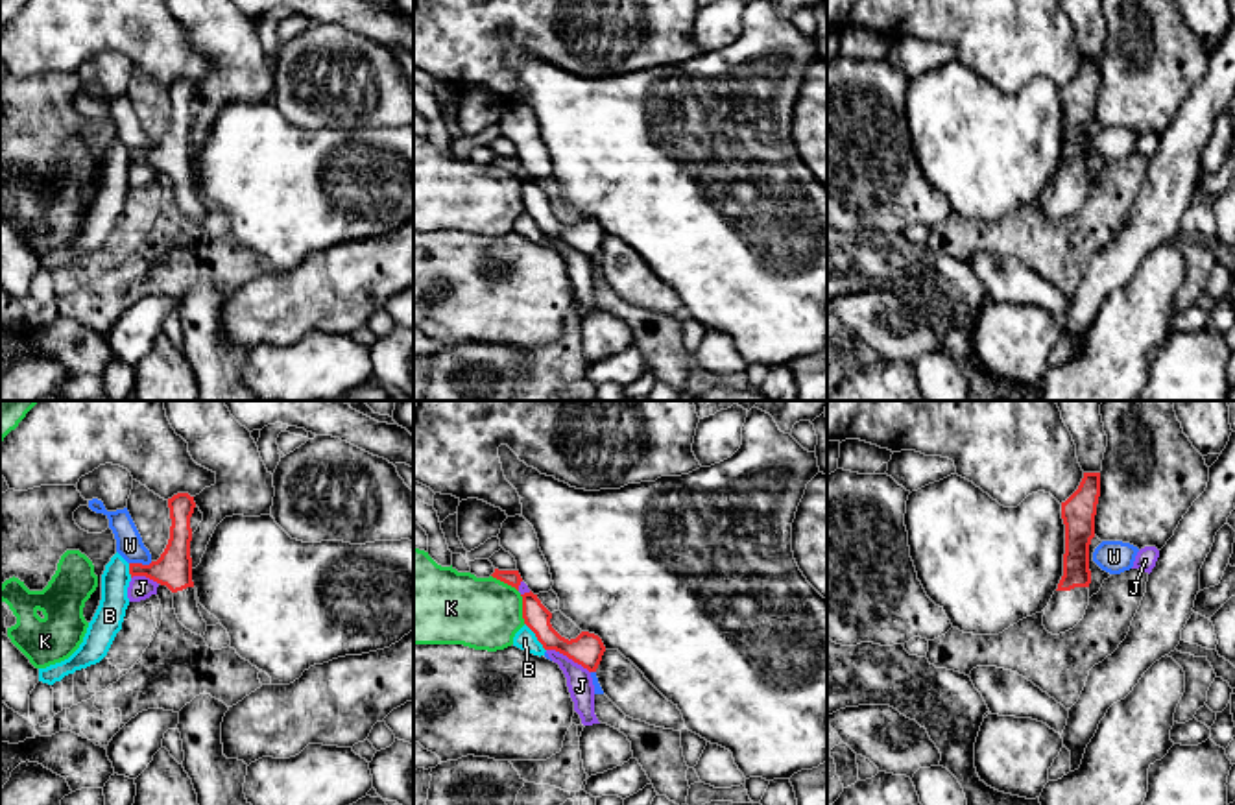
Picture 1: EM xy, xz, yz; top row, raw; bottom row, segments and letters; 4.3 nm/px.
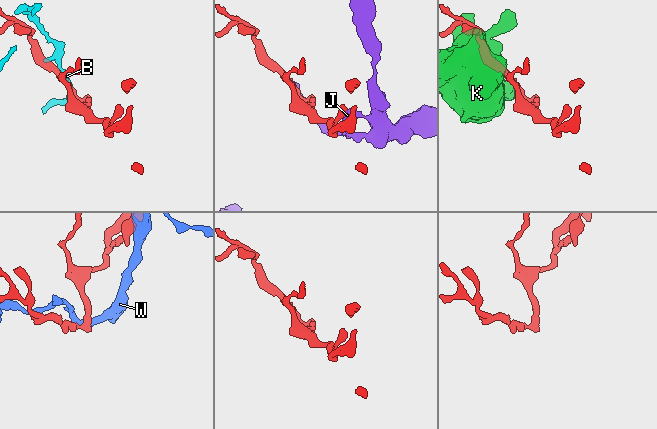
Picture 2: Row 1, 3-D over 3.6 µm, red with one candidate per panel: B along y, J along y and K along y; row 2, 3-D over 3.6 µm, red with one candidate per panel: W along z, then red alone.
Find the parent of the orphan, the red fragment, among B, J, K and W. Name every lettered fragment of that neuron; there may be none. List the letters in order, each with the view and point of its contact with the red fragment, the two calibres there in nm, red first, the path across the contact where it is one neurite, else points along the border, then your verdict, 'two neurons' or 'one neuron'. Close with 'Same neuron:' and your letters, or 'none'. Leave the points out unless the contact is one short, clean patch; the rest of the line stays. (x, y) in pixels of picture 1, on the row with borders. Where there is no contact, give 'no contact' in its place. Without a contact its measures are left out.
B: contact xz (536, 636); calibres 140 and 90 nm; border xz (525, 623), (545, 650); two neurons
J: contact xz (575, 661); calibres 140 and 110 nm; two neurons
K: contact xz (523, 610); calibres 110 and 320 nm; two neurons
W: contact xy (141, 564); calibres 160 and 120 nm; two neurons
Same neuron: none

